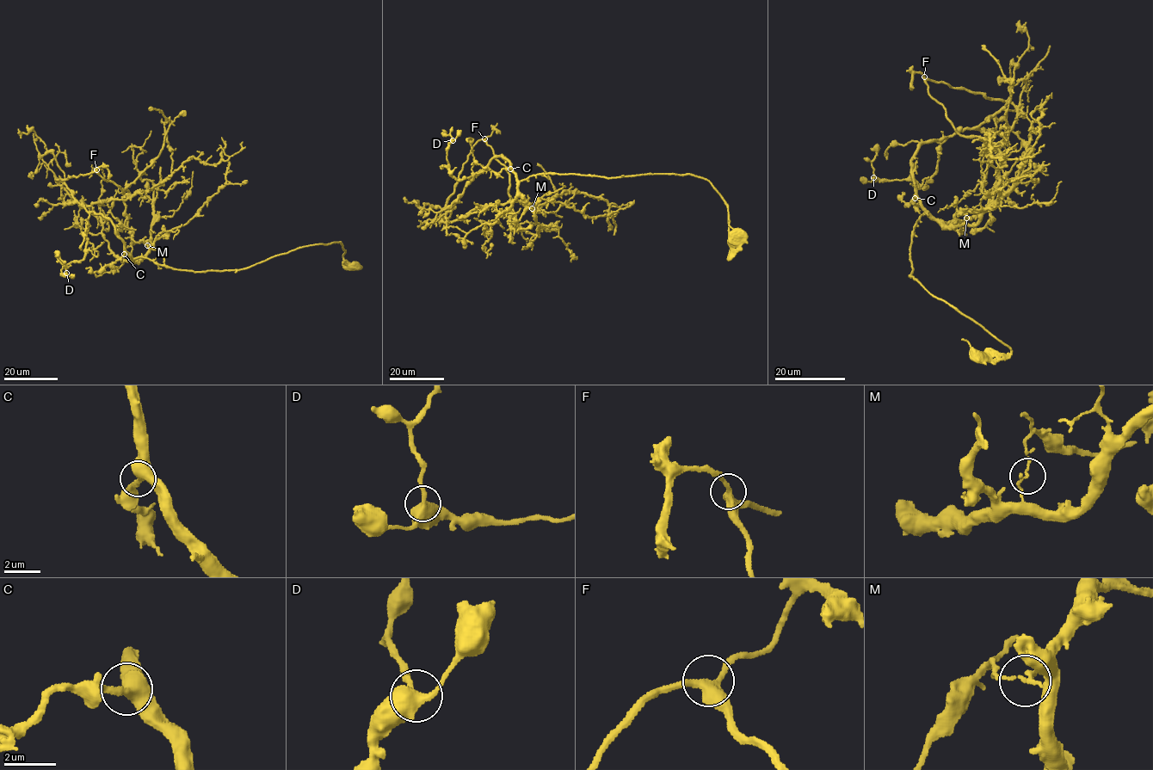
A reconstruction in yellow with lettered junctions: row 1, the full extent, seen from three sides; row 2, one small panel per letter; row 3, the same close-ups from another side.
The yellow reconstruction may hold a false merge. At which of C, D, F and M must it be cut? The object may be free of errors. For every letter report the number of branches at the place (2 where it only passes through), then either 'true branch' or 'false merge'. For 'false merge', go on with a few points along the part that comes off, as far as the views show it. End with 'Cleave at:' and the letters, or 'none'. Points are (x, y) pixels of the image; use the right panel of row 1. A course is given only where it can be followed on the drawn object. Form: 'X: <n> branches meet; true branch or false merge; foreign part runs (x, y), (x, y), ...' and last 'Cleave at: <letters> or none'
C: 2 branches meet; true branch
D: 2 branches meet; true branch
F: 3 branches meet; true branch
M: 2 branches meet; false merge; foreign part runs (966, 218), (999, 150), (924, 77), (1011, 103), (982, 154), (990, 134), (999, 158), (1044, 144)
Cleave at: M

